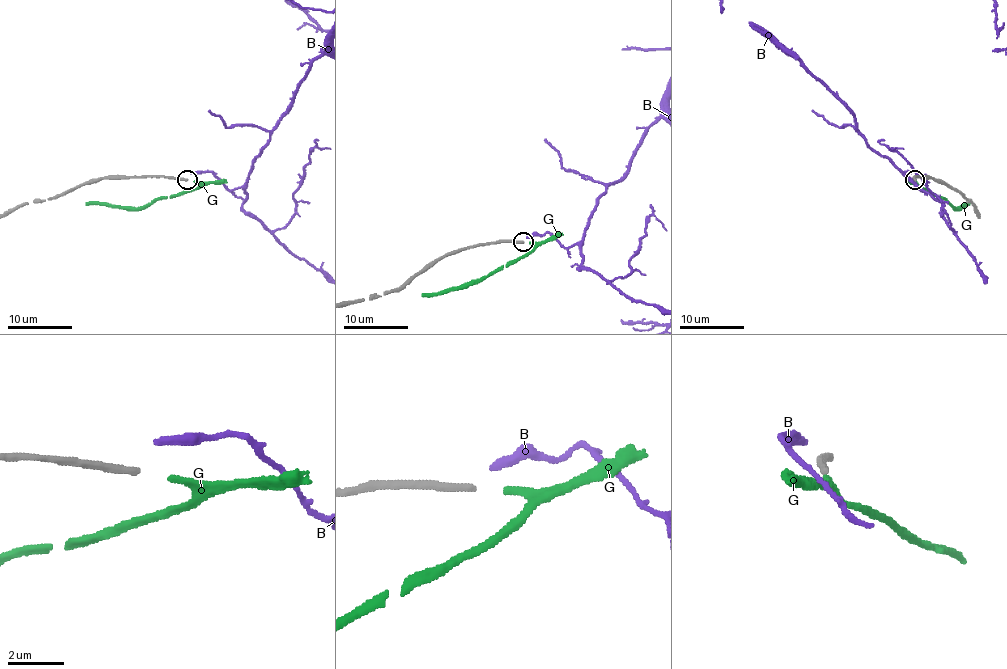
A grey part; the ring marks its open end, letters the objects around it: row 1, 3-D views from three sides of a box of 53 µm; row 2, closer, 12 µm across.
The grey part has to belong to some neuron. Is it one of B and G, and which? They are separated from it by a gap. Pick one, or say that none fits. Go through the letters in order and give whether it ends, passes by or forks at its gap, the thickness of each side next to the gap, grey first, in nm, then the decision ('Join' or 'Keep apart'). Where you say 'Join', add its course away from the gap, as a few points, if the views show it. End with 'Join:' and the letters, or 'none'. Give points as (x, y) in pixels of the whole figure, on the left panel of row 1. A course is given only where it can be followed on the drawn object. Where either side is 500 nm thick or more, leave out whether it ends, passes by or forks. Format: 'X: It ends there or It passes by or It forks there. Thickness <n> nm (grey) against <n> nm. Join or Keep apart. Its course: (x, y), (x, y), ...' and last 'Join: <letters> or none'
B: It ends there. Thickness 240 nm (grey) against 320 nm. Keep apart
G: It ends there. Thickness 240 nm (grey) against 240 nm. Join. Its course: (194, 181), (199, 186), (170, 197), (158, 197), (137, 208), (103, 203), (85, 205)
Join: G

